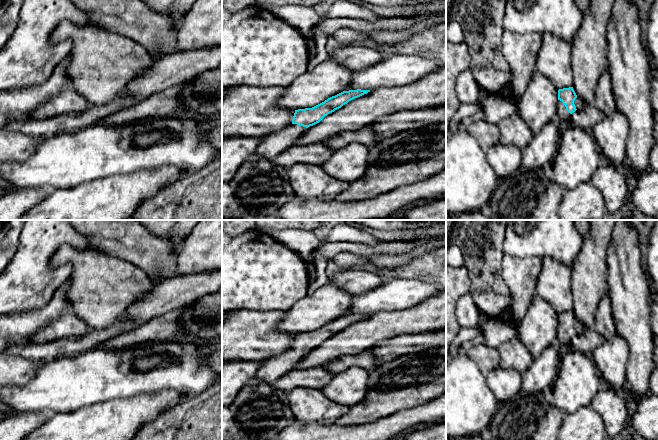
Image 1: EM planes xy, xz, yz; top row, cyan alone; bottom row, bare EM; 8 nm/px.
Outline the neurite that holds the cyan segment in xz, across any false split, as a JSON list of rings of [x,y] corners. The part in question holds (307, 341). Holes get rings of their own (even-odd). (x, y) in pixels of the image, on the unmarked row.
[[[357,313],[343,315],[312,332],[295,334],[292,347],[289,350],[265,361],[261,361],[260,367],[251,384],[266,383],[271,385],[279,377],[294,370],[308,351],[319,347],[328,338],[368,316],[370,314]]]

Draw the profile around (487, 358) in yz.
[[[485,343],[472,347],[467,356],[476,362],[485,375],[500,366],[500,356],[497,348],[490,347]]]

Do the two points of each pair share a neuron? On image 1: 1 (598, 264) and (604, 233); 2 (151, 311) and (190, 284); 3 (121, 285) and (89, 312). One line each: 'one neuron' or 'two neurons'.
1: one neuron
2: one neuron
3: one neuron

